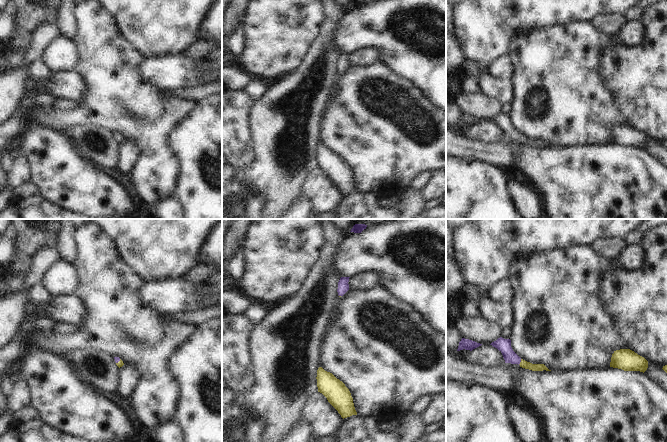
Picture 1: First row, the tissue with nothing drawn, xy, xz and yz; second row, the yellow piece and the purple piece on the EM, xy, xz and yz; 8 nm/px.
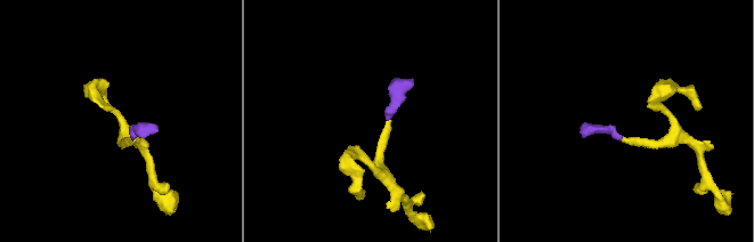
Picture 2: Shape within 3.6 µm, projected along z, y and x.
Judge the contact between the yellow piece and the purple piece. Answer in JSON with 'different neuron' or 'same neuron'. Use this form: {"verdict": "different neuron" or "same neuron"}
{"verdict": "same neuron"}

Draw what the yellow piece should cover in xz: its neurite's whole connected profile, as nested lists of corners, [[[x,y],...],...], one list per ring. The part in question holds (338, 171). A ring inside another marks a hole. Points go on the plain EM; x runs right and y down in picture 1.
[[[322,143],[318,144],[316,155],[318,168],[327,174],[343,195],[357,191],[351,169],[342,157]]]

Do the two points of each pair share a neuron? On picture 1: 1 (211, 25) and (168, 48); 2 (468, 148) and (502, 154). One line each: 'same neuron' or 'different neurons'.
1: different neurons
2: same neuron

